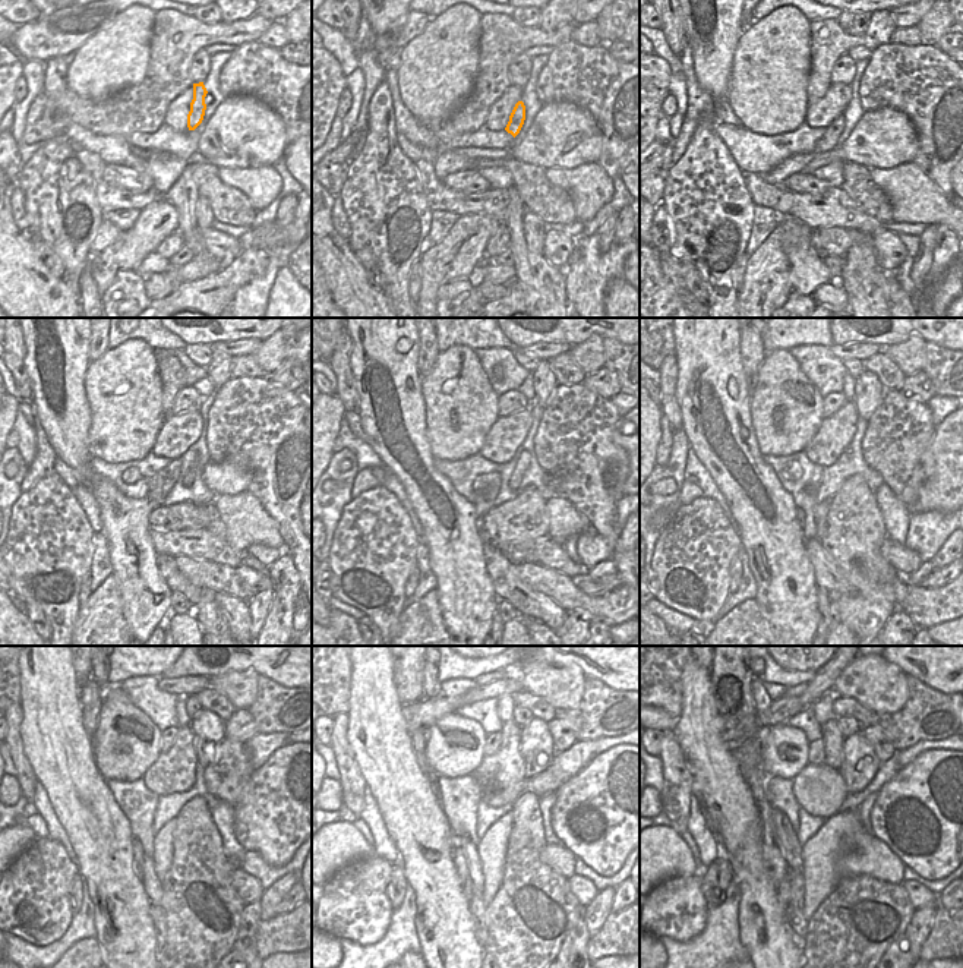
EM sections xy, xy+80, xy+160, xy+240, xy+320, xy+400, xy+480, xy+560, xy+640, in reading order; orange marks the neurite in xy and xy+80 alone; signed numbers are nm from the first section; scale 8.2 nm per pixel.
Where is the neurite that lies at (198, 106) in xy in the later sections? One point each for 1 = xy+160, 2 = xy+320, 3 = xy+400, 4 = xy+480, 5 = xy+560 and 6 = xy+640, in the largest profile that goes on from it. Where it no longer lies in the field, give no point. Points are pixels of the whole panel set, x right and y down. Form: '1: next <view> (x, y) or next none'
1: next xy+160 (829, 141)
2: next xy+320 (486, 486)
3: next xy+400 (799, 514)
4: next xy+480 (138, 851)
5: next xy+560 (460, 861)
6: next xy+640 (783, 891)

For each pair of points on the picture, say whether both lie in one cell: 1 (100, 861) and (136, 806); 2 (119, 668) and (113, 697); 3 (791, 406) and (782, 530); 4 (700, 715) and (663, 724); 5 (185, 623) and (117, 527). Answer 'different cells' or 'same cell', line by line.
1: different cells
2: different cells
3: different cells
4: different cells
5: different cells

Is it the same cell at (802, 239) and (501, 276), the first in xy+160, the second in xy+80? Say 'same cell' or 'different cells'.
same cell

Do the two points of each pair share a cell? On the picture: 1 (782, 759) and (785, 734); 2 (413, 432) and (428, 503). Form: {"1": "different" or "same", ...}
{"1": "same", "2": "same"}

